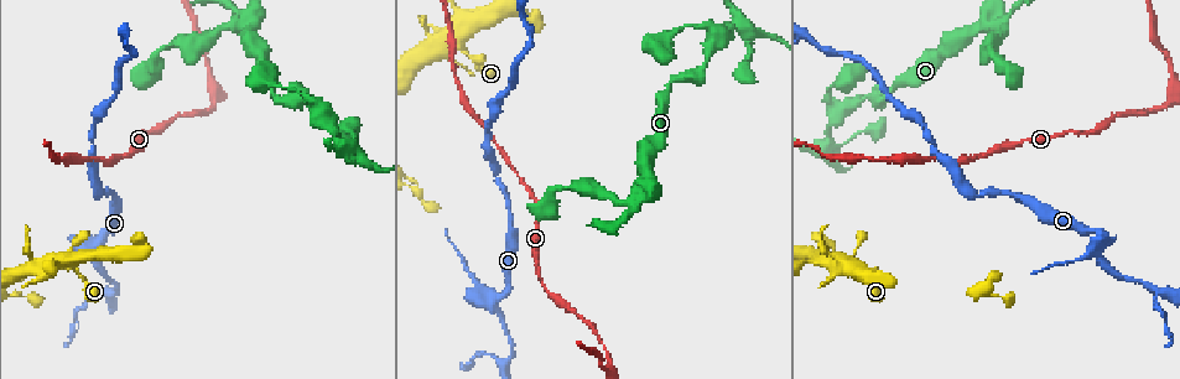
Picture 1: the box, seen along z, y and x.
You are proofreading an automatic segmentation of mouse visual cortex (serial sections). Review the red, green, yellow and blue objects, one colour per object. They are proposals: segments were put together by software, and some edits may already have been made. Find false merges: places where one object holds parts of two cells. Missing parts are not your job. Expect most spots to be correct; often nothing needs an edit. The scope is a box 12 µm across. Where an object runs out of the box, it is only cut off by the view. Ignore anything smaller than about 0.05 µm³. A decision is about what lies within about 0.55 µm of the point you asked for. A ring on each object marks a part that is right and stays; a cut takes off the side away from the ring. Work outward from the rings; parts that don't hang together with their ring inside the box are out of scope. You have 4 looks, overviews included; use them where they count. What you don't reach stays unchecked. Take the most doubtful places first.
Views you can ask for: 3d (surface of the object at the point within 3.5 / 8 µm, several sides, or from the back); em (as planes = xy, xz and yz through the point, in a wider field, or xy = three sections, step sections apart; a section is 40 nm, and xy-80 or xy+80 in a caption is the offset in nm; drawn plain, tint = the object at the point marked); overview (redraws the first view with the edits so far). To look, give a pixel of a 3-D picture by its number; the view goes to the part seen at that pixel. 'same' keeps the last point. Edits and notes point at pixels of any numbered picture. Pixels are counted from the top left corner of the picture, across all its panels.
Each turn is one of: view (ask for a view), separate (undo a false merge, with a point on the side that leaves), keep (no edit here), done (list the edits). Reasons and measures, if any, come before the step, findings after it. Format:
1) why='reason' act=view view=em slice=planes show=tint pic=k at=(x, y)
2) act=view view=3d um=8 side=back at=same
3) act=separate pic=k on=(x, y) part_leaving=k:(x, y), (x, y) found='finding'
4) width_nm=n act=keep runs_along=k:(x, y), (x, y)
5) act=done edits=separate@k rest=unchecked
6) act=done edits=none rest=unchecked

why='branch point' act=view view=3d um=8 pic=1 at=(485, 297)

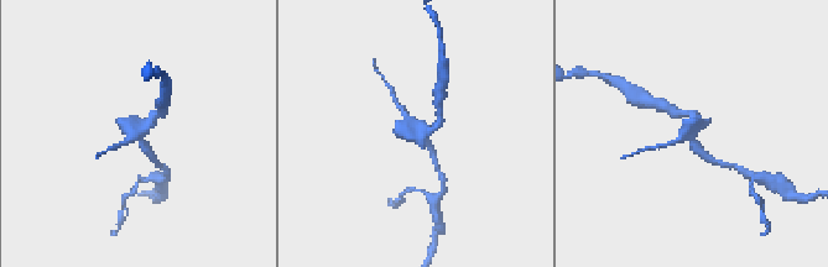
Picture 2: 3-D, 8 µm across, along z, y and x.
act=view view=em slice=xy step=5 show=tint pic=2 at=(693, 134)

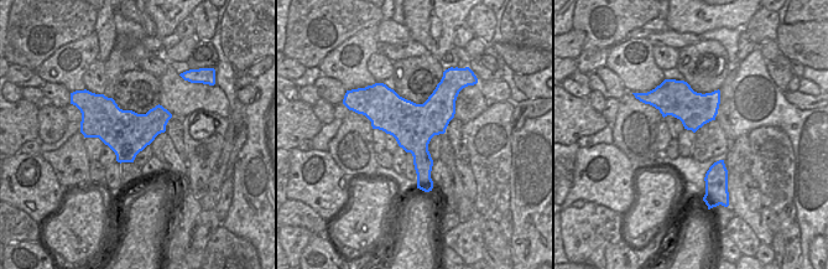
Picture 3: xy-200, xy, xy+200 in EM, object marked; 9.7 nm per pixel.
act=keep runs_along=2:(683, 113), (708, 158) found='one cell here'

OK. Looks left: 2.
why='four or more arms meet' act=view view=3d um=3.5 side=back pic=1 at=(739, 29)

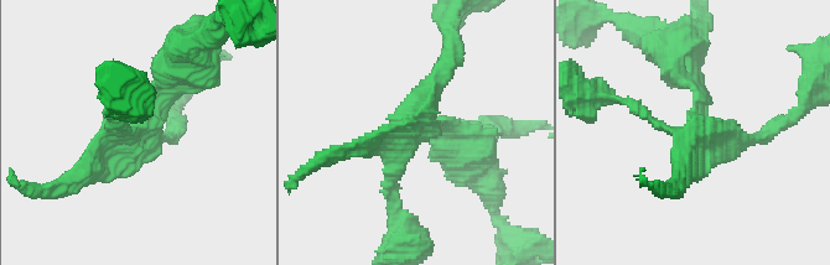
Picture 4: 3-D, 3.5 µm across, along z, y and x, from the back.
act=view view=em slice=xy step=3 show=tint pic=4 at=(141, 128)

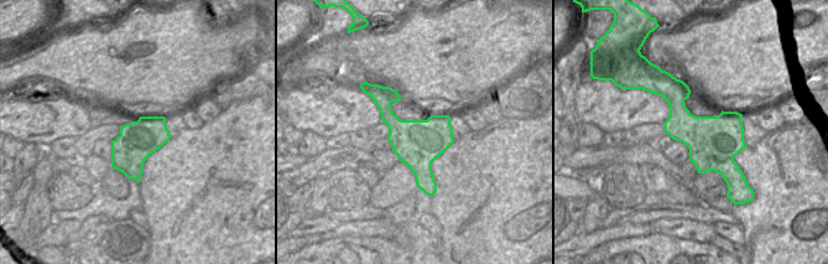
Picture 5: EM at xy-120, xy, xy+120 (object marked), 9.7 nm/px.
act=keep runs_along=4:(462, 150), (413, 131), (390, 192) found='all the same cell'

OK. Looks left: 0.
act=done edits=none rest=unchecked

